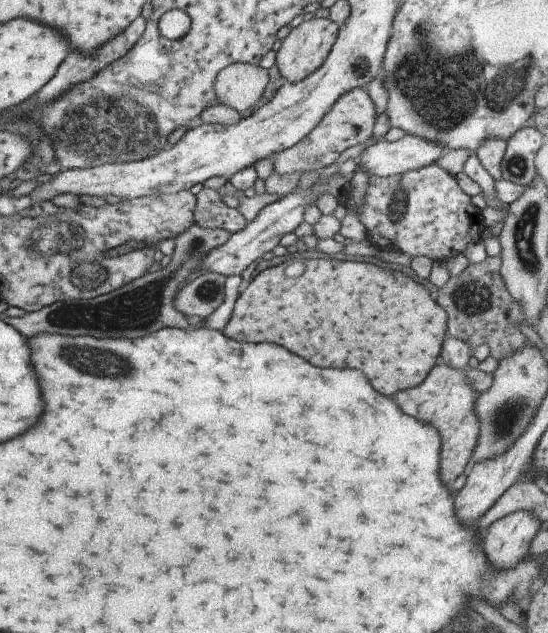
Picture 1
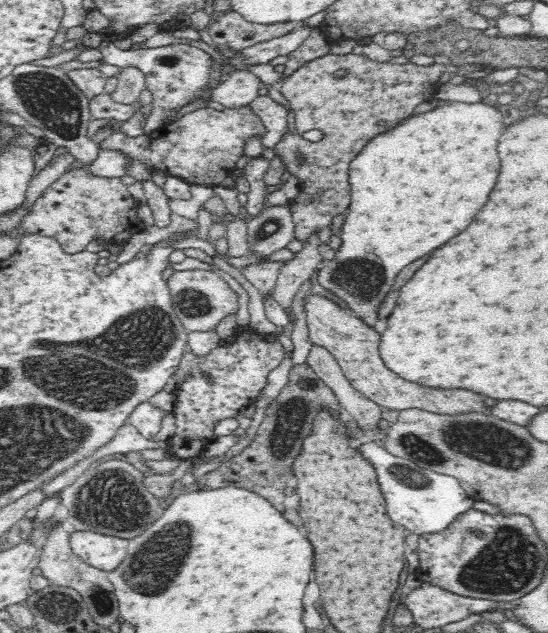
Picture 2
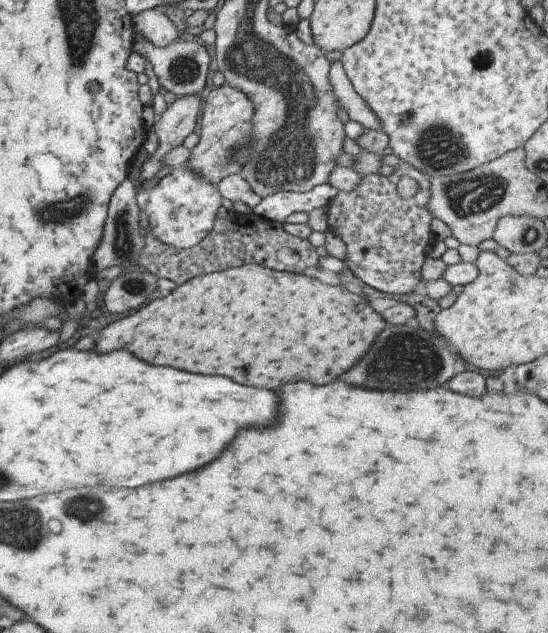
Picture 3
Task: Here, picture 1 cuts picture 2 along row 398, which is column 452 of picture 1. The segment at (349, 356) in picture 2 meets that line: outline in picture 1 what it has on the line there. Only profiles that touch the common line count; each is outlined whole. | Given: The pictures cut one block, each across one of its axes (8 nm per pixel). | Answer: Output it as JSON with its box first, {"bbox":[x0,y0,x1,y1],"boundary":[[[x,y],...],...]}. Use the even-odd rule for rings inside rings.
{"bbox":[395,360,479,486],"boundary":[[[439,360],[429,370],[425,380],[411,388],[411,390],[401,390],[395,394],[395,404],[411,418],[419,418],[419,422],[431,422],[431,426],[435,426],[435,430],[439,430],[439,438],[441,438],[441,450],[439,450],[439,478],[445,482],[445,486],[453,484],[455,478],[465,470],[473,448],[477,446],[477,438],[479,438],[479,422],[473,410],[473,404],[477,392],[471,390],[467,378],[465,378],[465,370],[455,370],[449,368],[447,364],[443,364]]]}

